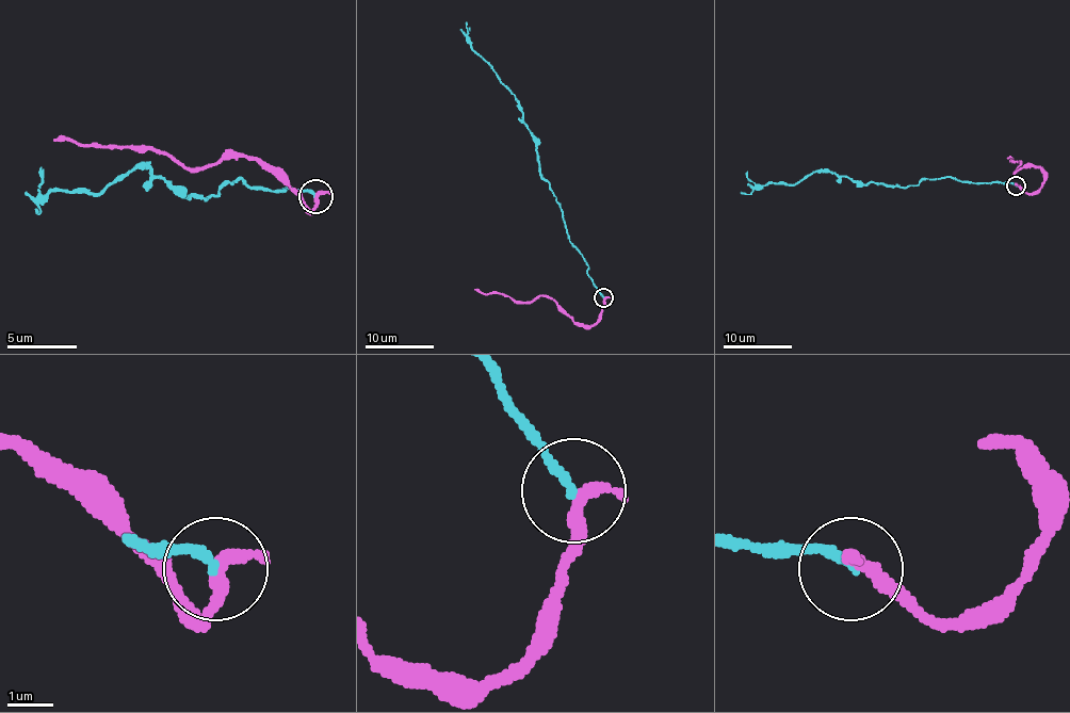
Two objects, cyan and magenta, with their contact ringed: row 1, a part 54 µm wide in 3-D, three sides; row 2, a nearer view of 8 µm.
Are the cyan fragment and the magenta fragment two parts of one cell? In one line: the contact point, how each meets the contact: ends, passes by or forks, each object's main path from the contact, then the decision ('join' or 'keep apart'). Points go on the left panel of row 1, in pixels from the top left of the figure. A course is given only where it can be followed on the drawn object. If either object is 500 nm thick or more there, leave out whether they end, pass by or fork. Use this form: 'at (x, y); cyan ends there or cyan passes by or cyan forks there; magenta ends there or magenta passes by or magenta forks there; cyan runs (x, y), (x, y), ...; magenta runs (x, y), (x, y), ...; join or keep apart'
at (315, 196); cyan ends there; magenta ends there; cyan runs (317, 197), (243, 180), (192, 197), (143, 169), (101, 194), (49, 194), (38, 214), (35, 208); magenta runs (317, 197), (309, 211), (292, 190), (243, 156), (223, 156), (195, 169), (149, 148), (52, 139); keep apart

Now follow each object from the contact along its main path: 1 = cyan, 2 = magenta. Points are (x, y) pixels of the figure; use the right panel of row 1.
1: (1016, 187), (954, 178), (908, 187), (857, 184), (845, 176), (820, 173), (794, 184), (741, 191)
2: (1016, 187), (1035, 193), (1043, 182), (1043, 173), (1033, 165), (1023, 165), (1015, 173), (1019, 162), (1007, 157)

